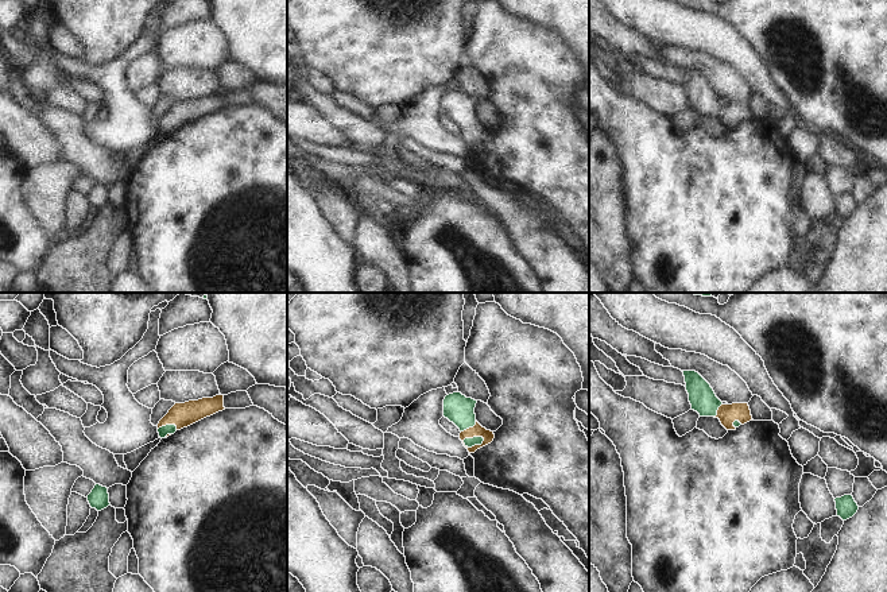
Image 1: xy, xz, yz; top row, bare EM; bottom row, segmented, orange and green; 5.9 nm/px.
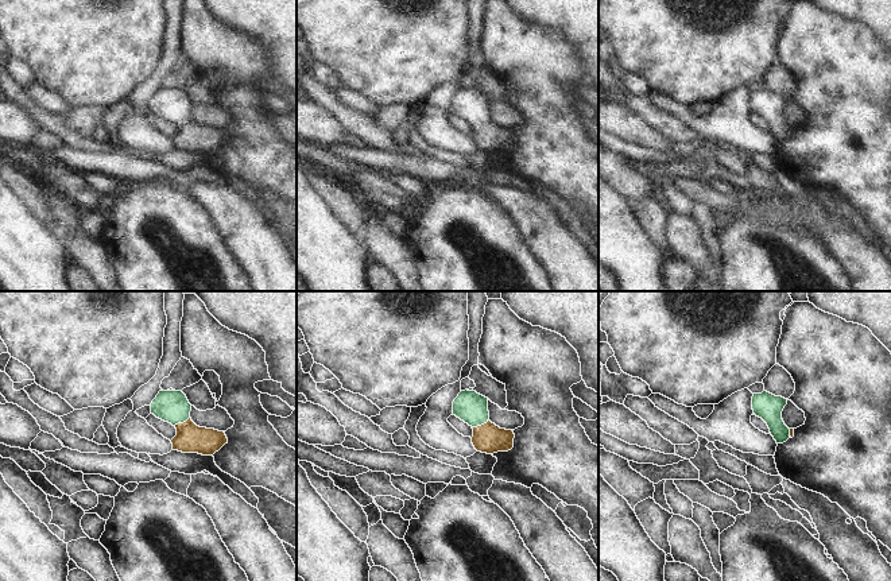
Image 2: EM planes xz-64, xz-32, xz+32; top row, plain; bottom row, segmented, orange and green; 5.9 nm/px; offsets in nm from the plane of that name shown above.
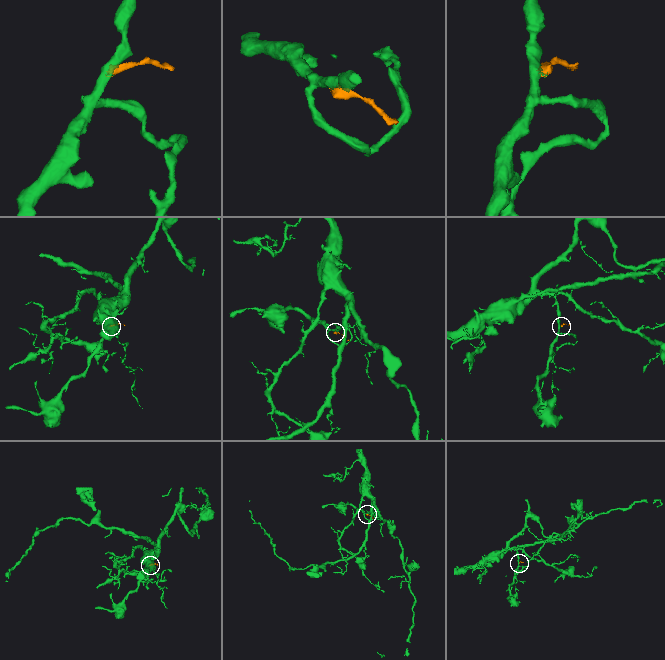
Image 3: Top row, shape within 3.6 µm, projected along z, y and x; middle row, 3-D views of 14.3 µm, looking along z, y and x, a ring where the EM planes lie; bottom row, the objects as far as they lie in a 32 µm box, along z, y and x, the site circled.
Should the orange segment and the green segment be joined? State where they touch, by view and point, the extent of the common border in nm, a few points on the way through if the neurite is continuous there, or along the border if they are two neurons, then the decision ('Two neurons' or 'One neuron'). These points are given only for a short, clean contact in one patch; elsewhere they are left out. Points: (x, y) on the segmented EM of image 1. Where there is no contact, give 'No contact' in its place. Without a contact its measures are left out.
Touches orange at xz (472, 437). Shared border 140 nm. Path across: xz (477, 430), (472, 437), (469, 442). One neuron.

